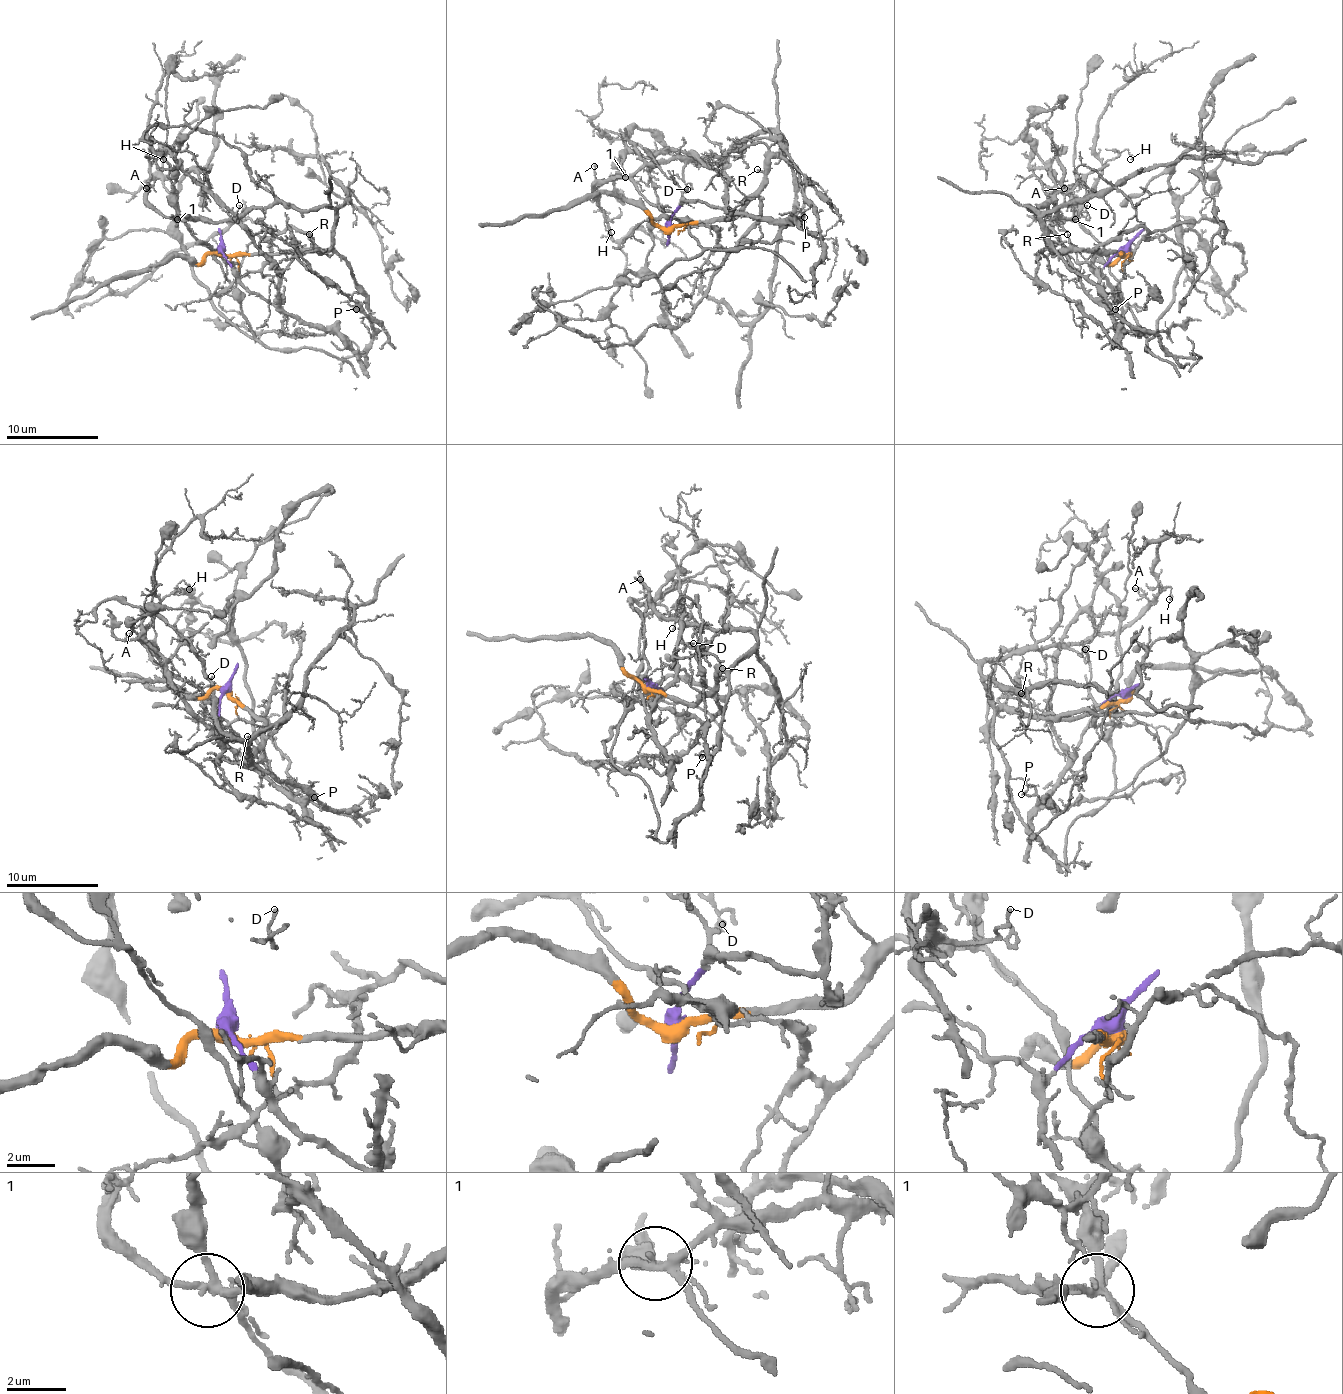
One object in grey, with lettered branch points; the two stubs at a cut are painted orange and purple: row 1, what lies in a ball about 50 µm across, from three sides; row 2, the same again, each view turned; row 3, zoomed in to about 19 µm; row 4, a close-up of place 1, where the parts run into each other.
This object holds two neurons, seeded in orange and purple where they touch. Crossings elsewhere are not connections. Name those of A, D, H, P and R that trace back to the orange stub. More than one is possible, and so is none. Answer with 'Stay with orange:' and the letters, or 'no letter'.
Stay with orange: A, D, H, P, R

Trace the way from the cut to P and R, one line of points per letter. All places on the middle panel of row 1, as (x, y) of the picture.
P: (667, 230), (729, 220), (761, 186), (773, 158), (786, 158), (798, 172), (809, 206), (798, 218), (805, 218)
R: (667, 230), (729, 220), (761, 183), (763, 172), (756, 170)

